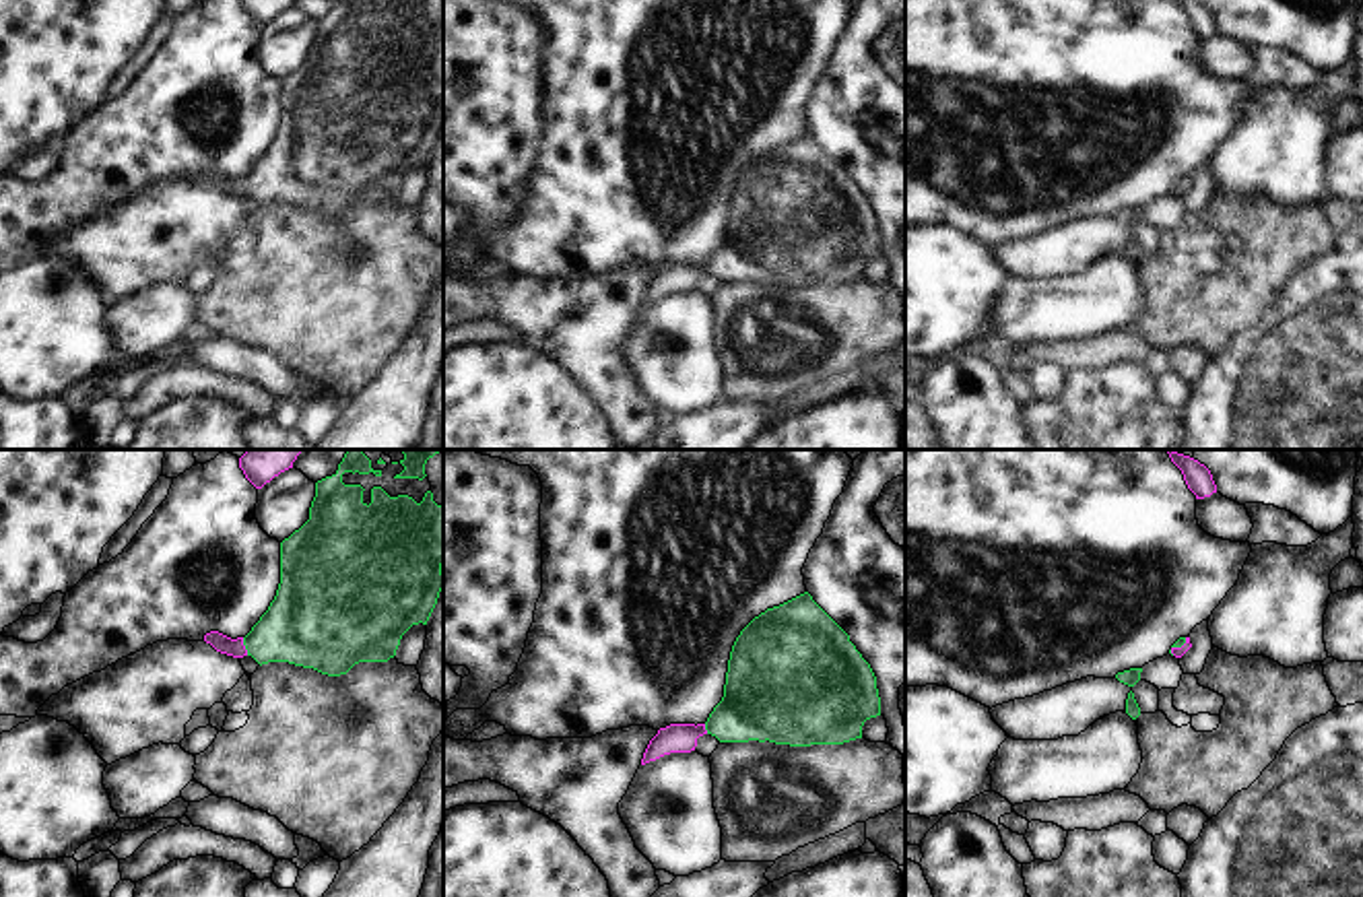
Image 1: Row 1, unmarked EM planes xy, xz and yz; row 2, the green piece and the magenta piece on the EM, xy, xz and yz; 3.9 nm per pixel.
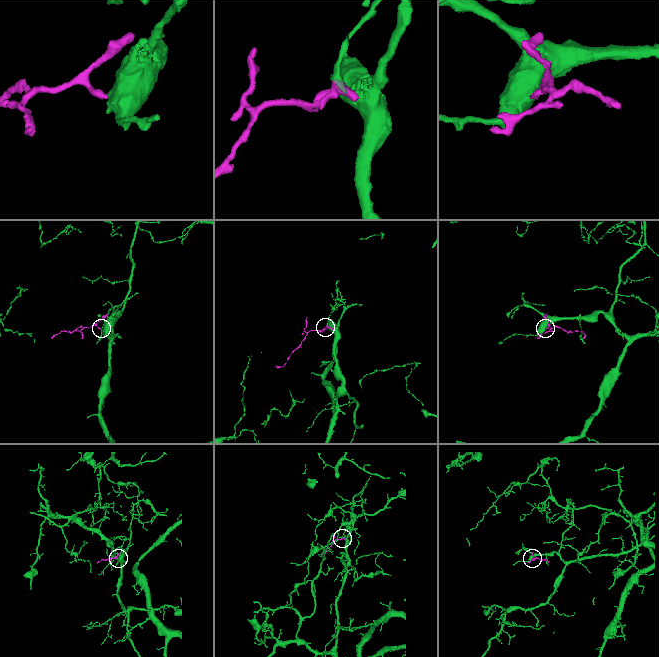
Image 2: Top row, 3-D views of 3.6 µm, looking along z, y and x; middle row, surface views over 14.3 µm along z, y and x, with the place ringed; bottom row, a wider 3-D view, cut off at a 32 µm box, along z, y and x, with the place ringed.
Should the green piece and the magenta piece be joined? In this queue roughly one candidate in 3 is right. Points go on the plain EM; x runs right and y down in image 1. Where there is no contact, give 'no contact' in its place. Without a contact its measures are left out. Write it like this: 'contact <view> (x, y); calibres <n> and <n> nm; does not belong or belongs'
contact xy (244, 182); calibres 320 and 70 nm; belongs

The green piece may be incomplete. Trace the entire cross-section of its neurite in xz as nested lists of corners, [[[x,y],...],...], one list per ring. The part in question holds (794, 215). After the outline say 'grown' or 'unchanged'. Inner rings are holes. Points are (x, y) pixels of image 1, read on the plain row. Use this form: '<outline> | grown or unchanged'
[[[804,130],[740,169],[724,235],[707,260],[660,266],[641,303],[691,291],[703,272],[720,280],[843,283],[862,276],[864,260],[876,254],[880,235],[870,202]]] | grown

